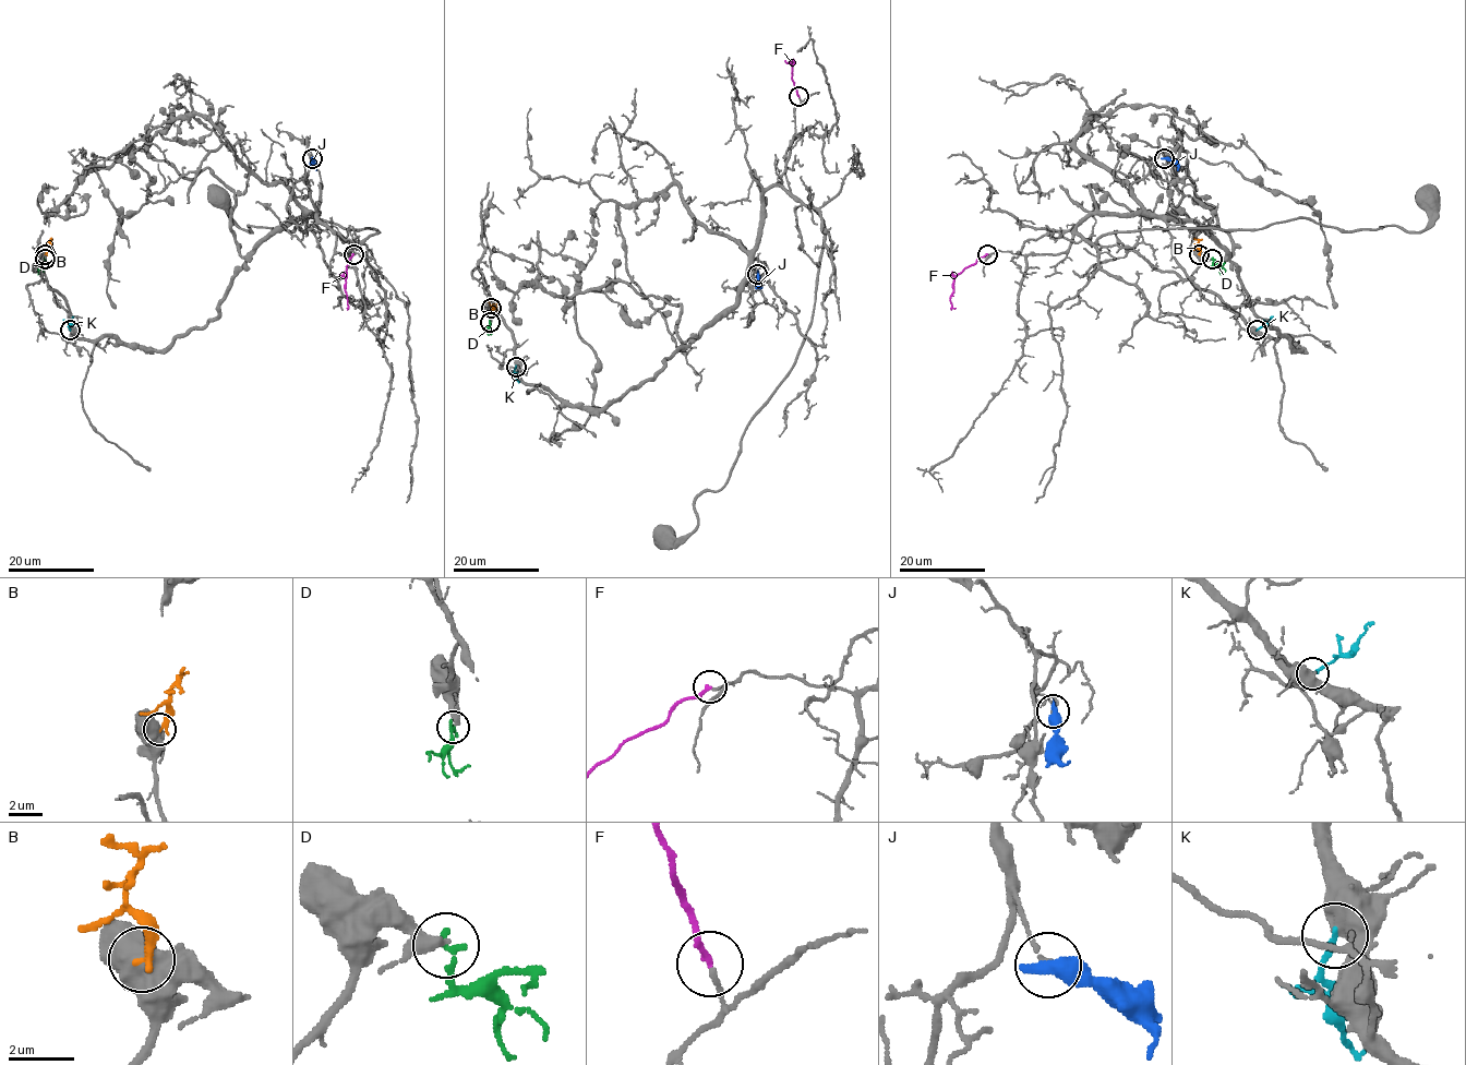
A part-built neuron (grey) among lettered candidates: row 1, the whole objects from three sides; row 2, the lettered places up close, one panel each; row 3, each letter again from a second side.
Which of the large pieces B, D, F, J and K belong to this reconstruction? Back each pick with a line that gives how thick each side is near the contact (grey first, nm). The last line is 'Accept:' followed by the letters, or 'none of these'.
Accept: none of these

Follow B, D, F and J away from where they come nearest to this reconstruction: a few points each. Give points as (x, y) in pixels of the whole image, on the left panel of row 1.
B: (45, 254), (51, 238)
D: (44, 260), (37, 274)
F: (352, 254), (347, 266), (347, 308)
J: (312, 157), (316, 170)

